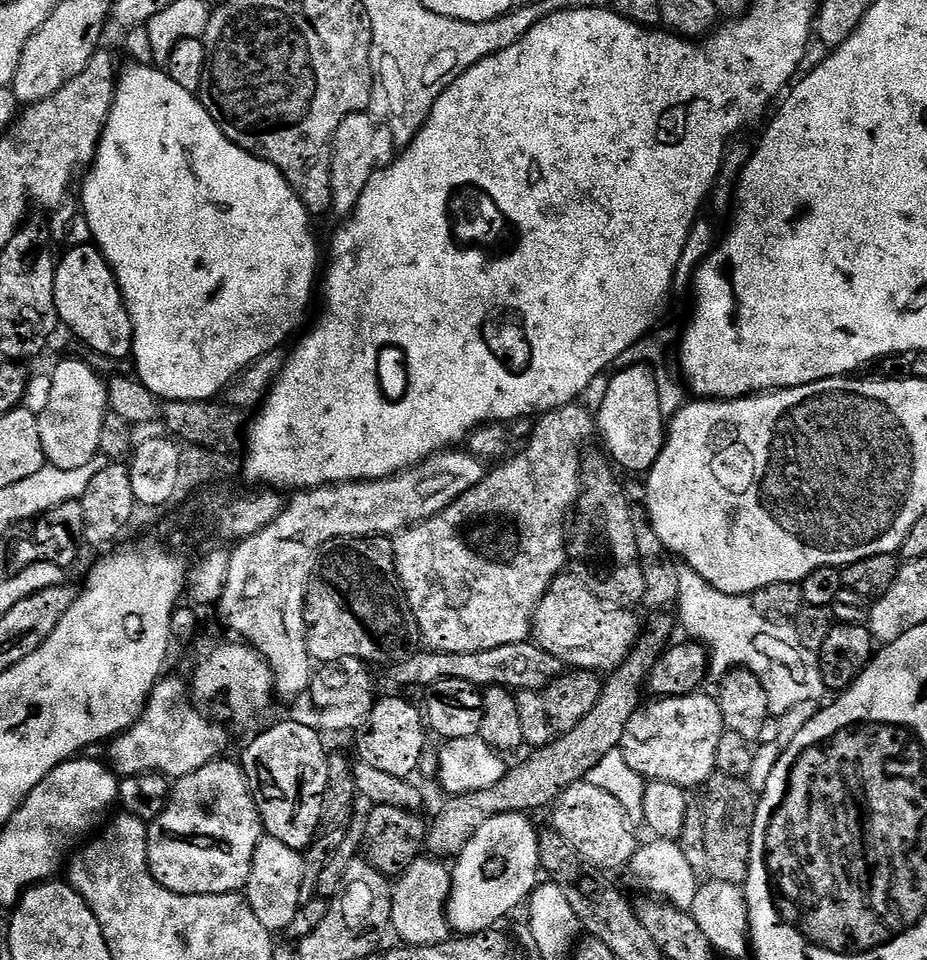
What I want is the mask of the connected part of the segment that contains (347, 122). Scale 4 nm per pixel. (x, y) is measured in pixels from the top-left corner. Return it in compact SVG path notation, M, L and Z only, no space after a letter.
M355 112L352 116L348 116L342 122L342 126L338 126L332 143L332 177L330 178L332 202L330 208L331 211L336 211L340 218L351 216L358 206L358 198L362 198L362 190L366 190L366 182L370 182L370 178L374 178L378 170L392 163L398 152L387 123L373 116L368 112Z

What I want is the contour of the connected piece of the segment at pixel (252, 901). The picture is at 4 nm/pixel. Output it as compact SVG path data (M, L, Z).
M264 835L254 850L254 862L250 870L250 878L246 889L248 905L258 914L258 922L266 926L266 930L279 934L283 928L288 928L296 920L296 915L302 911L300 895L302 894L302 874L304 873L304 858L295 852L286 842L278 842L278 838Z

